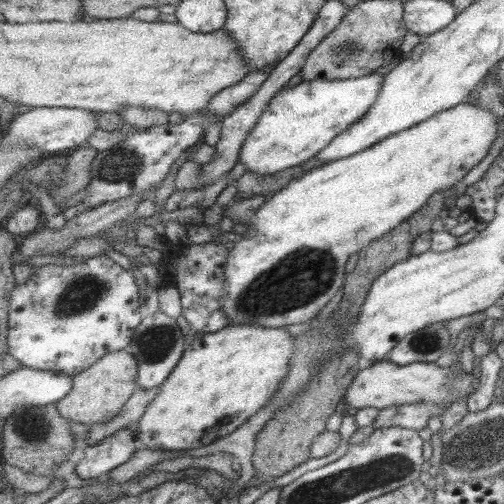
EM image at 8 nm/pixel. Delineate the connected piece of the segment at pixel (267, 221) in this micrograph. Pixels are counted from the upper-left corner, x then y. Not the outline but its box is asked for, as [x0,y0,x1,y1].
[219,102,501,328]

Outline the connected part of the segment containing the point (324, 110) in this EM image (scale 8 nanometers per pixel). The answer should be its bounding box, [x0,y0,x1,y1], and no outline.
[238,74,385,174]

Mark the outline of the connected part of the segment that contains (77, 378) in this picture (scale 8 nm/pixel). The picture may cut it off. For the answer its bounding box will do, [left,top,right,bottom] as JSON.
[58,350,140,426]

